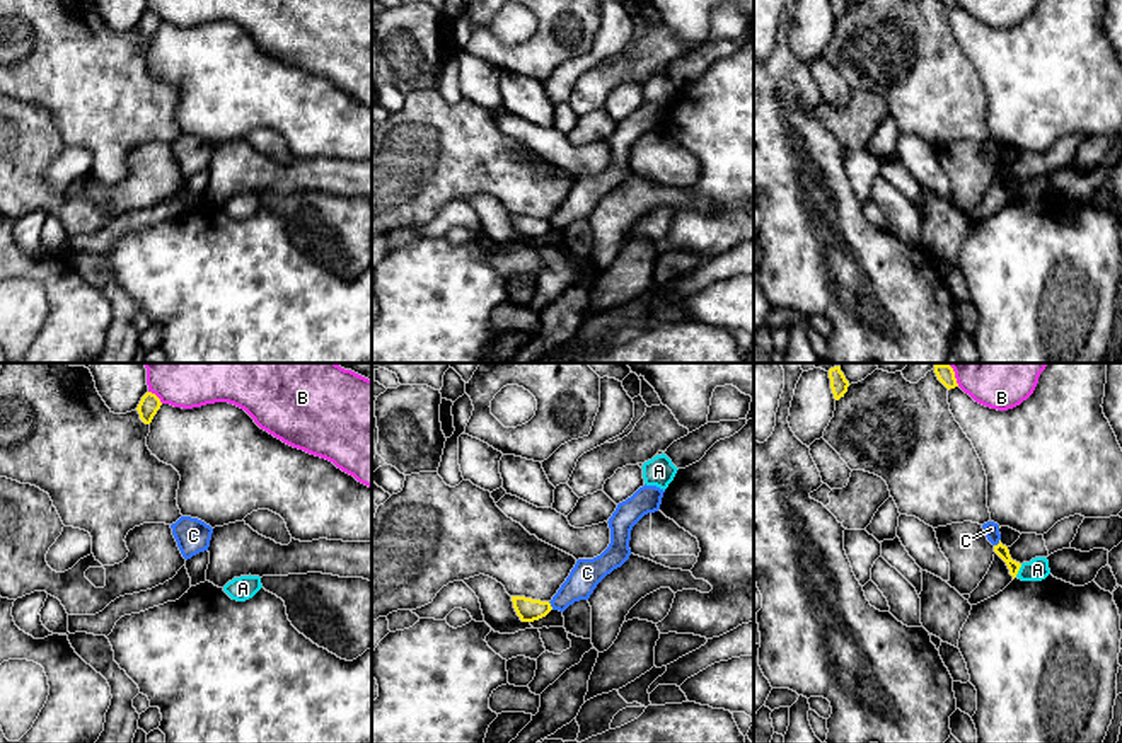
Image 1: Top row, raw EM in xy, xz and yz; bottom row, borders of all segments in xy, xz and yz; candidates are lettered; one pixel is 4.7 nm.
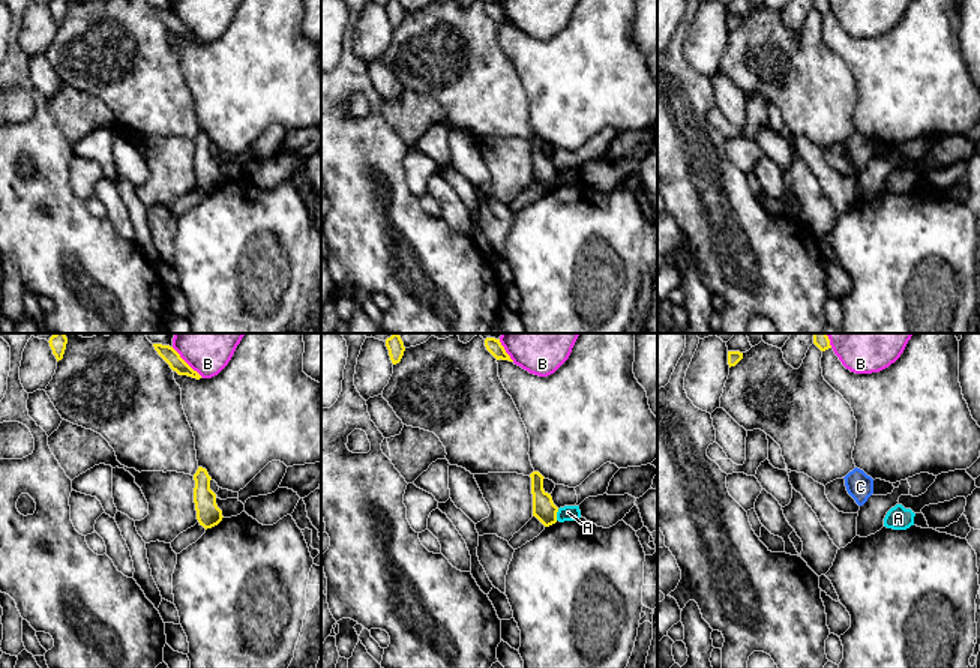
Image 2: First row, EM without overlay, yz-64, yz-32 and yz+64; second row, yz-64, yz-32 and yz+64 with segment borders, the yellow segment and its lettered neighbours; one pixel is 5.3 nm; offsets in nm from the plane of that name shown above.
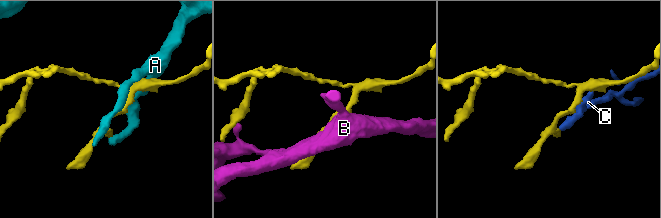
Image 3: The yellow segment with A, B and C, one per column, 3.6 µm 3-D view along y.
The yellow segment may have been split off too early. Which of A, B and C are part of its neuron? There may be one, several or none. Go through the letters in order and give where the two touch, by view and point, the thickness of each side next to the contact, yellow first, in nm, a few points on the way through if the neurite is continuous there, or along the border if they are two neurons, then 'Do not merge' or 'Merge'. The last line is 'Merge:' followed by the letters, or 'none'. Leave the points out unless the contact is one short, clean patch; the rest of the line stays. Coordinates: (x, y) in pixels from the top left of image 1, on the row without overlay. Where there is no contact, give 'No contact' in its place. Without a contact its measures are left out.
A: Touches yellow at yz (1018, 188). Thickness 60 nm (yellow) against 110 nm. Do not merge
B: Touches yellow at xy (156, 14). Thickness 90 nm (yellow) against 130 nm. Do not merge
C: Touches yellow at xz (549, 224). Thickness 110 nm (yellow) against 140 nm. Boundary: xz (548, 220), (553, 227). Do not merge
Merge: none

